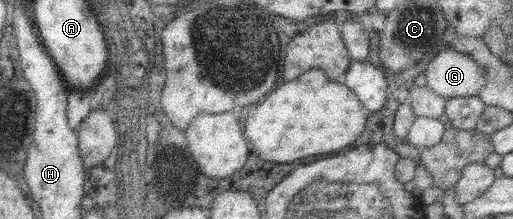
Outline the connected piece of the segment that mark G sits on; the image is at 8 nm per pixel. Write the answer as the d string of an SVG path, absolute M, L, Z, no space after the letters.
M447 46L441 48L423 71L425 86L445 100L476 96L483 87L483 70L472 59Z

